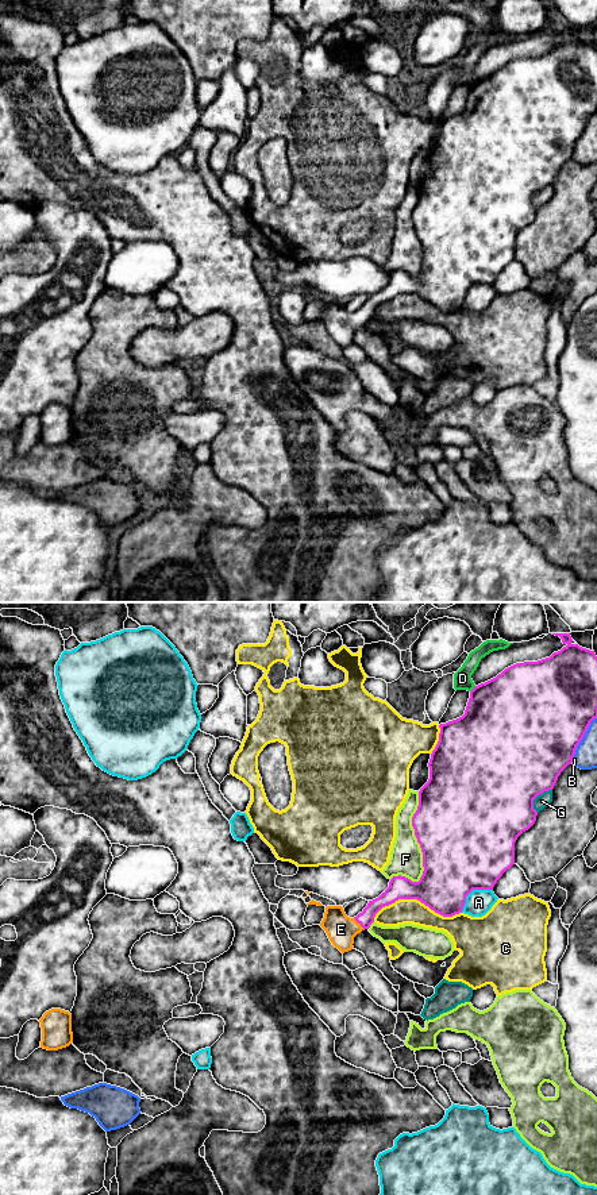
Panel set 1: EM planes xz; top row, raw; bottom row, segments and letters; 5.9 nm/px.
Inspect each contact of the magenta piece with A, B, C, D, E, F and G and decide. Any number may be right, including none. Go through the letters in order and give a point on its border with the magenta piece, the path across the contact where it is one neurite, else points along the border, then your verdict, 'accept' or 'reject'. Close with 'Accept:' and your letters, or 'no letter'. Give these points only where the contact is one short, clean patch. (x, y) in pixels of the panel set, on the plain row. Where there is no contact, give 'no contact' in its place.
A: xz (472, 285) | reject
B: xz (581, 134) | reject
C: xz (415, 293) | reject
D: xz (473, 84) | reject
E: xz (358, 317) | across xz (391, 290), (358, 317), (341, 324) | accept
F: xz (422, 245) | reject
G: xz (536, 191) | reject
Accept: E

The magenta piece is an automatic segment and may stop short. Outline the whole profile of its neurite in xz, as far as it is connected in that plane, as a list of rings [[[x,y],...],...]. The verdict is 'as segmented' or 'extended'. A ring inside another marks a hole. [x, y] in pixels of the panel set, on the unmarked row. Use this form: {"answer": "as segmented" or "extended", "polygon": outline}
{"answer": "extended", "polygon": [[[570,28],[552,30],[562,34],[565,42],[561,46],[554,47],[550,53],[538,57],[516,58],[505,63],[496,73],[475,81],[470,86],[470,93],[465,109],[457,115],[439,120],[439,136],[432,146],[428,158],[430,174],[419,186],[419,201],[412,212],[415,231],[423,247],[423,270],[419,277],[412,277],[411,274],[401,270],[393,271],[389,277],[389,282],[378,293],[369,296],[363,307],[354,313],[347,312],[342,301],[327,301],[320,321],[326,325],[332,340],[342,348],[354,343],[354,332],[362,325],[370,323],[370,320],[374,317],[375,309],[382,302],[389,301],[398,294],[417,294],[435,308],[443,312],[452,312],[462,308],[466,298],[466,292],[473,285],[493,285],[494,280],[502,271],[502,269],[515,259],[515,238],[517,232],[523,227],[528,225],[536,216],[538,207],[534,204],[534,194],[544,186],[554,184],[561,167],[573,158],[577,140],[583,134],[590,117],[597,113],[597,51],[594,46],[582,43],[578,39],[573,39]]]}

